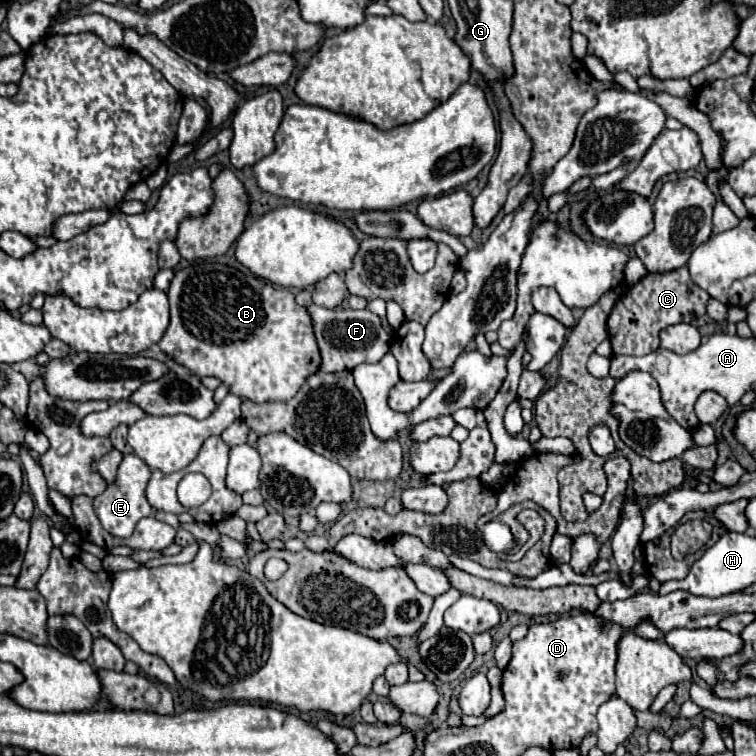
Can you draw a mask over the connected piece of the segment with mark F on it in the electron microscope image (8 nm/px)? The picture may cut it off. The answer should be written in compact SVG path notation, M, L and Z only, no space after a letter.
M317 304L307 306L307 312L313 320L315 338L321 350L321 370L323 372L339 372L353 370L363 362L379 362L389 352L389 334L383 330L381 320L371 310L329 310Z

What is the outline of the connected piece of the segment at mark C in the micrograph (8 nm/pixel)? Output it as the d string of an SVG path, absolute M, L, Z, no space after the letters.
M685 266L663 272L647 274L637 284L629 286L613 306L607 318L607 332L613 346L613 354L645 356L659 348L659 332L671 324L695 322L705 314L705 306L711 296L703 292L697 284L691 284L689 272Z

